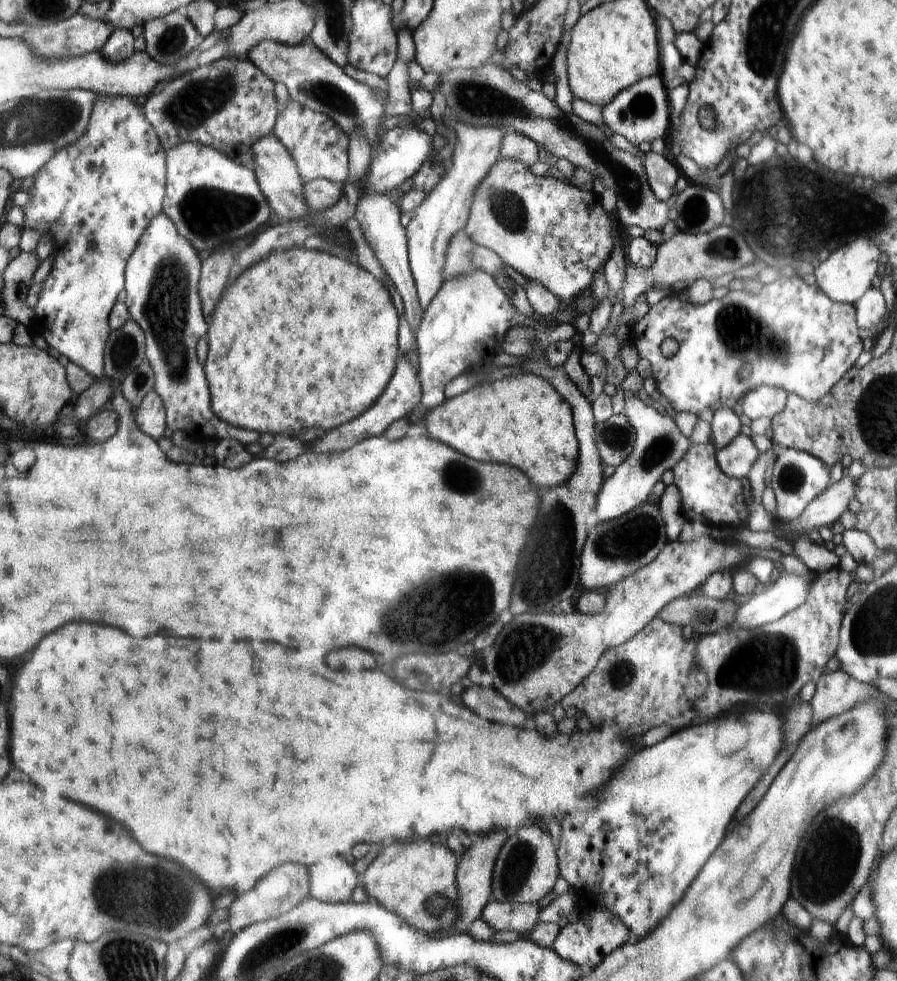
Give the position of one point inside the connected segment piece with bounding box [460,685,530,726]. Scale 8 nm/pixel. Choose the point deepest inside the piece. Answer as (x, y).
(485, 701)

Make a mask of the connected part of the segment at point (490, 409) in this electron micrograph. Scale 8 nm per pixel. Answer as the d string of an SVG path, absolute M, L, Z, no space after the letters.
M532 372L480 383L430 409L425 419L428 437L474 460L522 468L534 486L544 489L566 482L579 464L572 405L544 377Z

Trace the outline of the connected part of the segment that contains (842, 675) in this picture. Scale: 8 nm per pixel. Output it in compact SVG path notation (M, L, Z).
M842 670L824 671L816 682L814 696L810 700L813 710L813 726L819 722L846 712L870 695L876 696L875 684L858 682Z

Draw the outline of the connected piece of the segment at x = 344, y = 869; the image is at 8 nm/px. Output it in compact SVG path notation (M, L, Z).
M342 855L322 859L313 864L309 872L310 898L324 903L351 901L351 894L360 879Z

